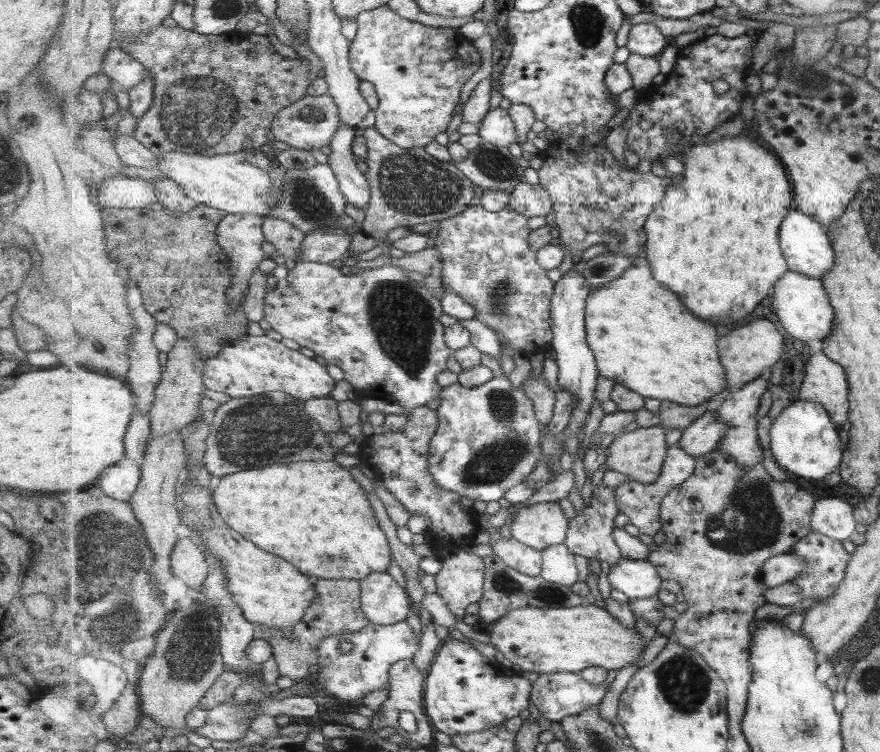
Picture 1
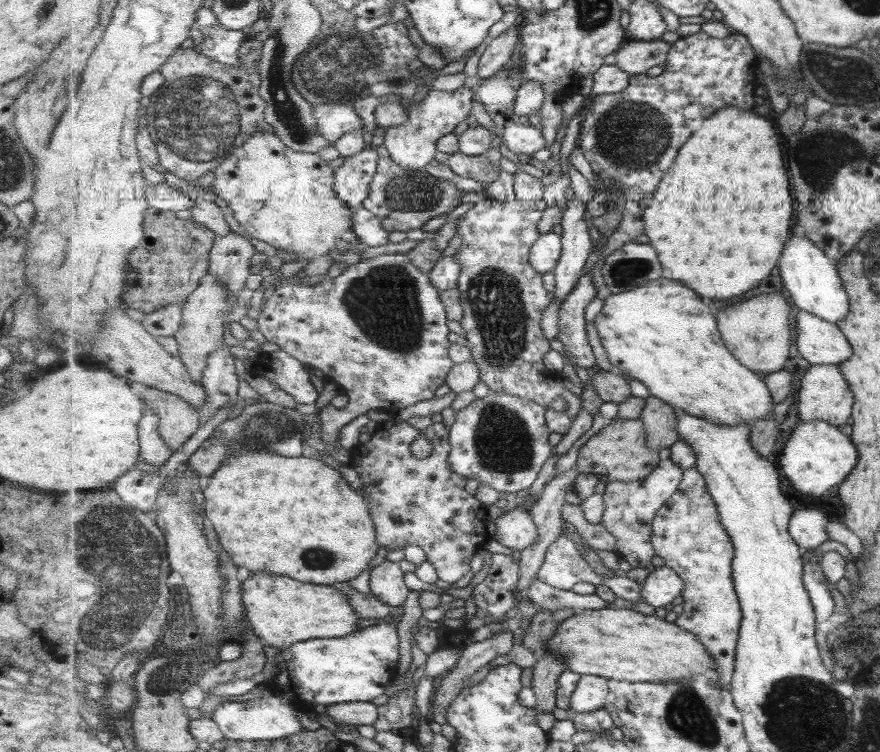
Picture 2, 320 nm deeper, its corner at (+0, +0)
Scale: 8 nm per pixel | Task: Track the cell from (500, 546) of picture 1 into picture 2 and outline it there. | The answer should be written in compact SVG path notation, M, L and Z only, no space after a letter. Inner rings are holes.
M539 578L533 581L533 585L529 586L529 591L525 594L527 598L535 604L535 608L547 611L559 611L571 609L573 612L580 610L602 610L613 607L615 609L631 609L633 605L630 601L617 598L613 604L605 602L596 593L583 596L583 594L575 594L571 590L555 589L549 586Z

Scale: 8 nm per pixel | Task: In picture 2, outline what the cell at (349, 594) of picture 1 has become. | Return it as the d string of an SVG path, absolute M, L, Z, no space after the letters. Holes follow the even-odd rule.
M351 582L335 584L334 588L348 596L353 610L359 614L361 619L382 619L393 610L389 604L383 602L381 598L377 598L375 594L361 594L359 591L355 591L355 588L351 586Z

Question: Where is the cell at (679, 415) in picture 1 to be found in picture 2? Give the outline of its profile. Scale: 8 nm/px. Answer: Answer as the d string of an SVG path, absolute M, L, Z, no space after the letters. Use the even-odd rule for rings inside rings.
M651 395L646 399L646 407L640 419L646 427L646 445L651 450L670 449L681 440L677 430L678 416L676 414L676 408L661 398Z

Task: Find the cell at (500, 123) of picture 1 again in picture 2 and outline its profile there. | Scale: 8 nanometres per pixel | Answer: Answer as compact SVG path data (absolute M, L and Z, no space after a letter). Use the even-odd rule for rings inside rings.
M509 122L503 131L503 144L513 153L533 157L535 152L547 149L544 132L535 126Z

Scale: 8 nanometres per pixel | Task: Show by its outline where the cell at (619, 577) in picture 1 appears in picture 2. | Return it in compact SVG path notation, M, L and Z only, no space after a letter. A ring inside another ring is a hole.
M667 566L657 568L647 577L645 585L641 585L641 602L652 607L664 607L675 598L683 596L685 582L681 576Z

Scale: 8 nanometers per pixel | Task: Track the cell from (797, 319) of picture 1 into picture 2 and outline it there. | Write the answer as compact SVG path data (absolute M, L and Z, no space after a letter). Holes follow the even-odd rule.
M797 309L797 346L811 366L841 365L853 356L854 347L834 323Z

